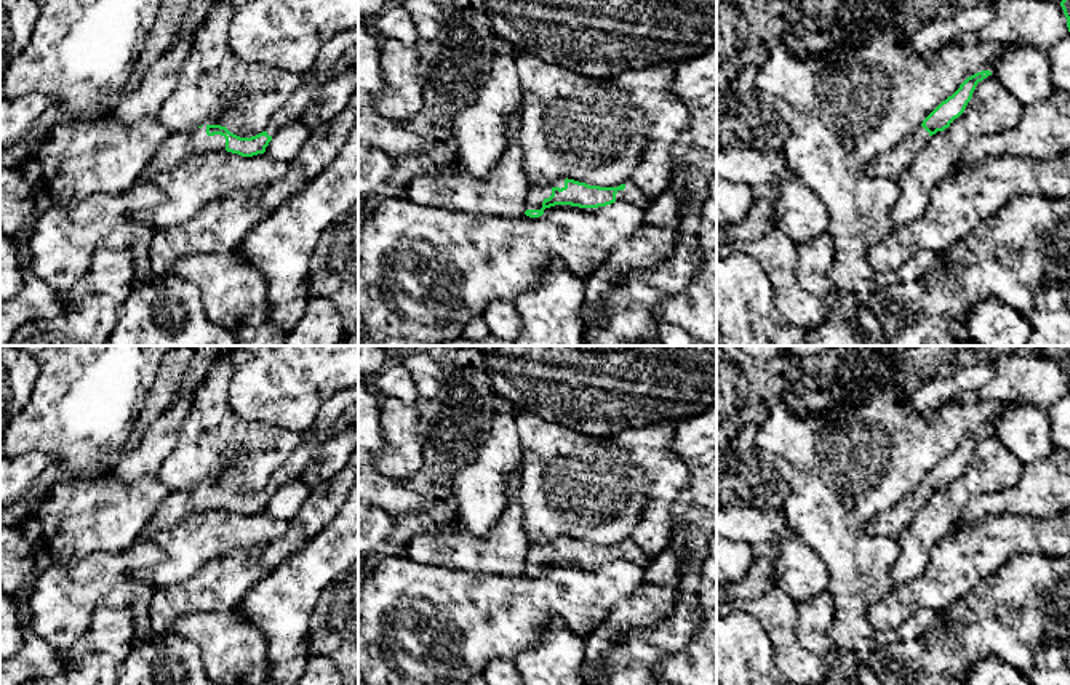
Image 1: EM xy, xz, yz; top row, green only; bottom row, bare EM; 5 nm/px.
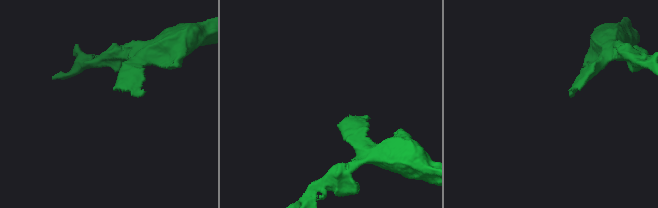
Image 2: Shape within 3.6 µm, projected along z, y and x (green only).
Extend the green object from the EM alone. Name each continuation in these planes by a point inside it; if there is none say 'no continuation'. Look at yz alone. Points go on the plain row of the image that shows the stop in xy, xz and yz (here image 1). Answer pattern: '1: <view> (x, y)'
1: yz (891, 522)

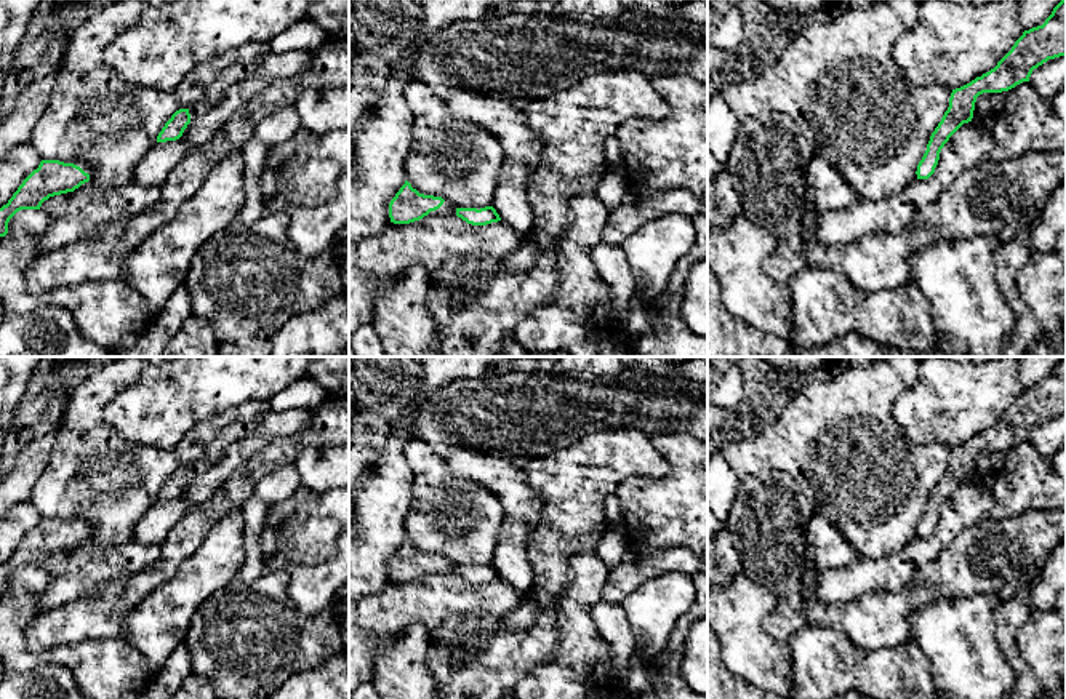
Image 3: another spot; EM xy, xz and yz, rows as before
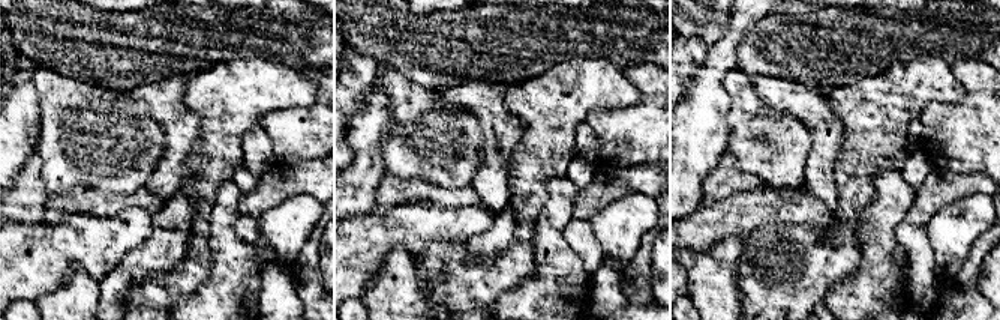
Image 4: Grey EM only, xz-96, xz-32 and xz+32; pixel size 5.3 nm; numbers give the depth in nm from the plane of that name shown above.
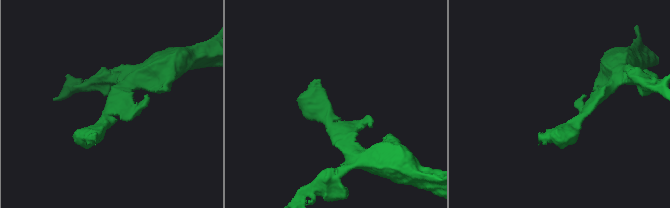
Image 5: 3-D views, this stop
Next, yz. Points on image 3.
no continuation

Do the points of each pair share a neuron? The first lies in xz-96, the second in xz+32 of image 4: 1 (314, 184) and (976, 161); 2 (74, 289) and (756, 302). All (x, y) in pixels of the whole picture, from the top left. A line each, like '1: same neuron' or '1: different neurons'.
1: different neurons
2: different neurons

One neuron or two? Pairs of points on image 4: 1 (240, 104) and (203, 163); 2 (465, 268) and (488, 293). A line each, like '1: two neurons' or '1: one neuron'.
1: one neuron
2: one neuron

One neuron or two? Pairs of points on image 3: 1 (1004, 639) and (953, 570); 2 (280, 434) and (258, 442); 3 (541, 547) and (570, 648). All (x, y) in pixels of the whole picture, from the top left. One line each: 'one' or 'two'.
1: two
2: one
3: two

